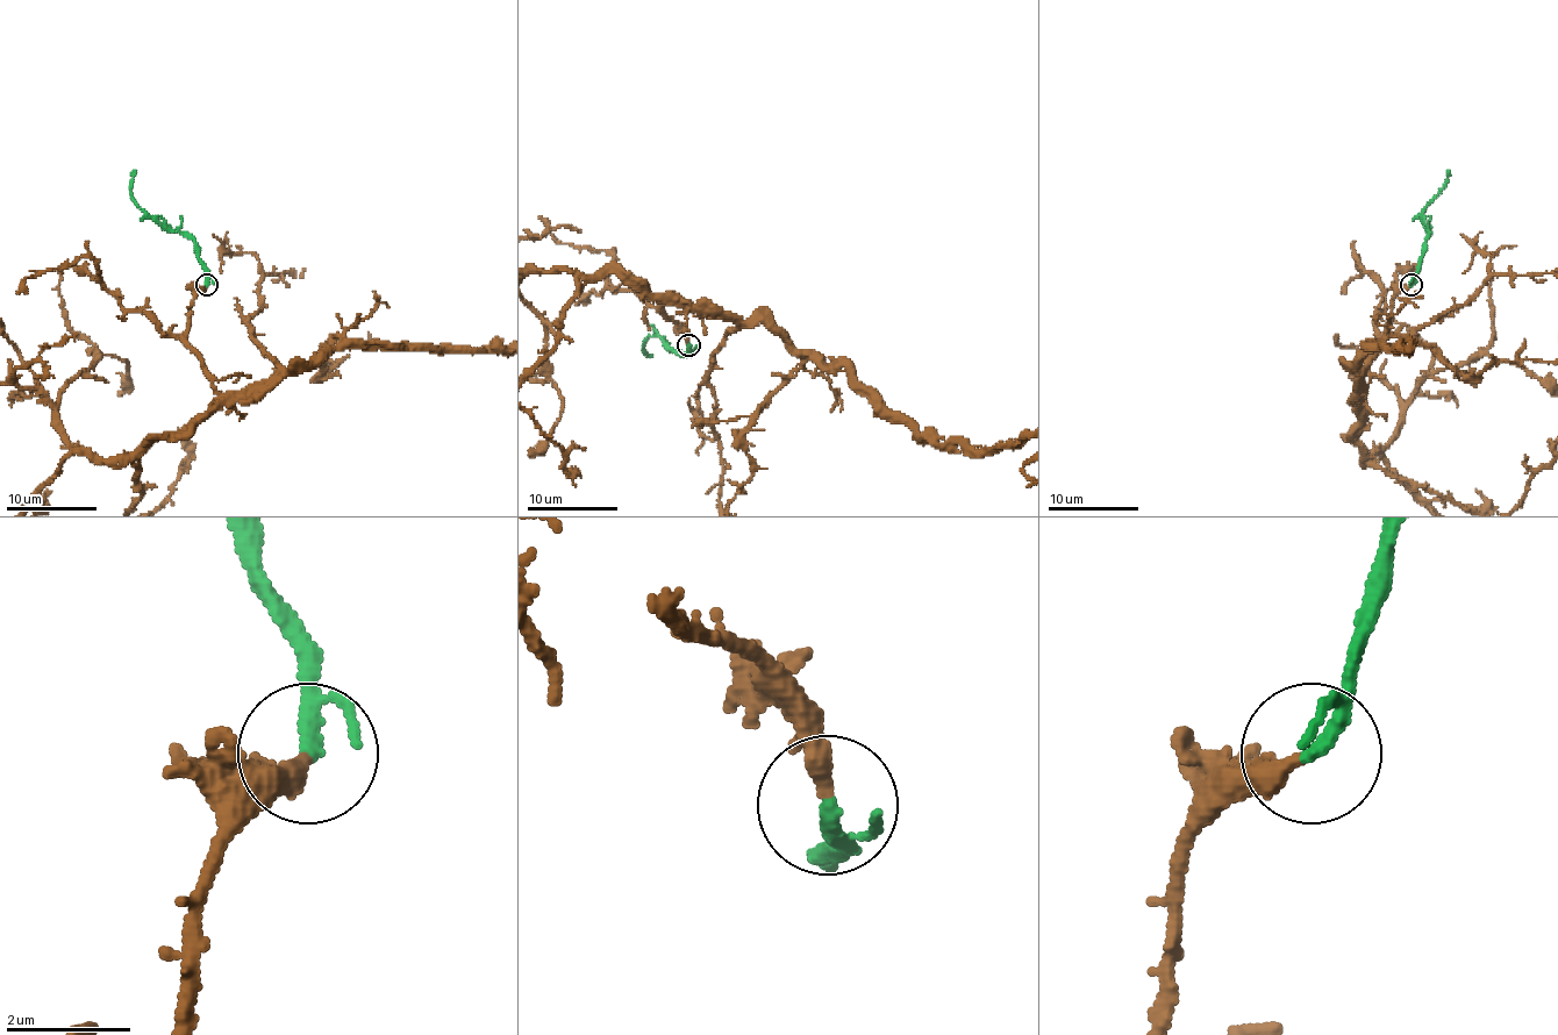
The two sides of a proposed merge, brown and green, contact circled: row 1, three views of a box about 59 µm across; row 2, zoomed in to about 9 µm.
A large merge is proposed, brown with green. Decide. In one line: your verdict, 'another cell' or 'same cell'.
same cell

